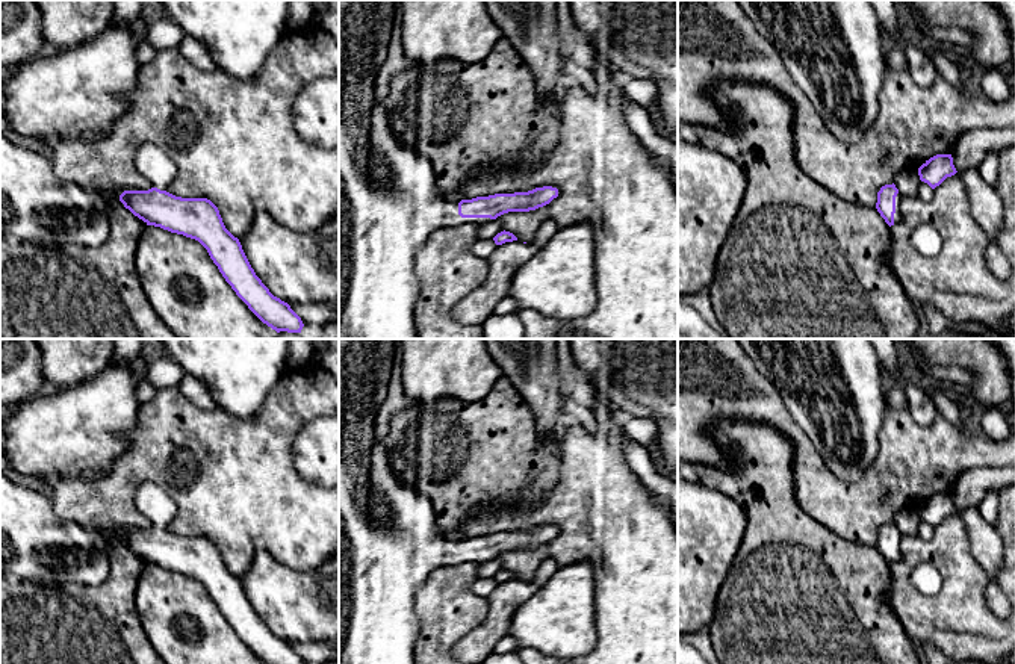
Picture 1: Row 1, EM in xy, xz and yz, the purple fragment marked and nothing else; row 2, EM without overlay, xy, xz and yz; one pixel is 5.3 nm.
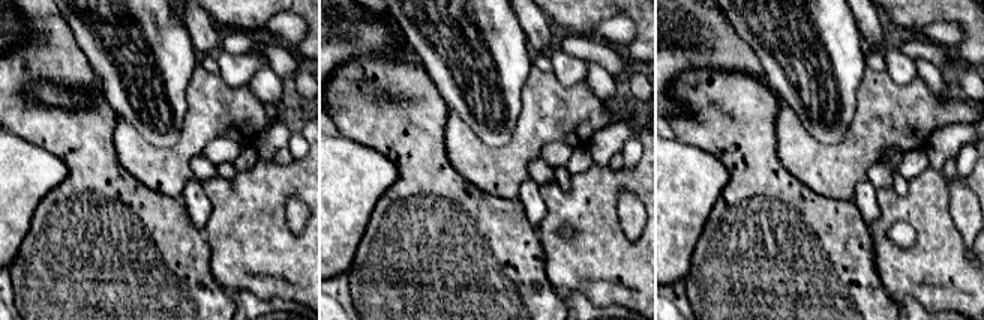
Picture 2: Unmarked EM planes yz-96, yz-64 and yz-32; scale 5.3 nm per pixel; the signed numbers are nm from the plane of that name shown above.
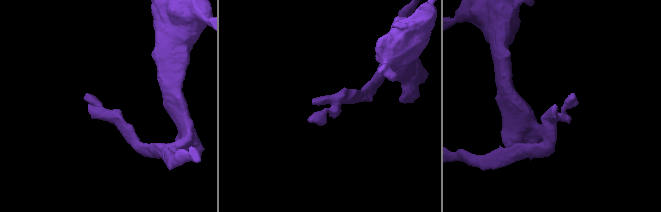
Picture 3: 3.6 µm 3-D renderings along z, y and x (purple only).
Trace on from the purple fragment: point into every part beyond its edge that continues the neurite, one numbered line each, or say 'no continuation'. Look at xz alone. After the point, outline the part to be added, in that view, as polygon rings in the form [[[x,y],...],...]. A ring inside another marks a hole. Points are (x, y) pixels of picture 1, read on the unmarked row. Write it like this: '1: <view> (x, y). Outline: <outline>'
1: xz (389, 543). Outline: [[[339,339],[339,664],[414,664],[413,647],[421,629],[414,597],[434,569],[455,564],[483,564],[490,557],[461,557],[458,541],[445,537],[436,525],[434,510],[419,484],[399,466],[386,439],[375,434],[375,417],[386,399],[398,339]]]

